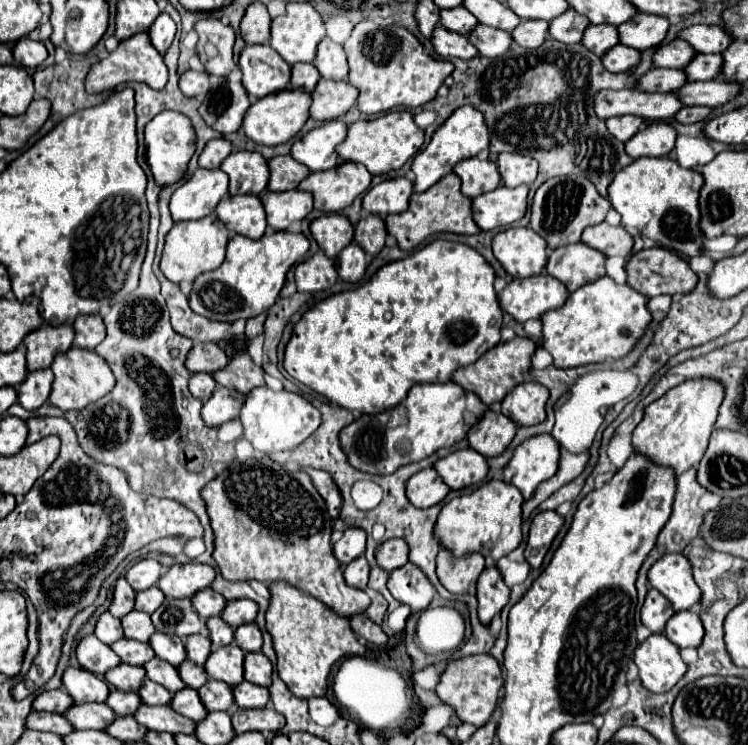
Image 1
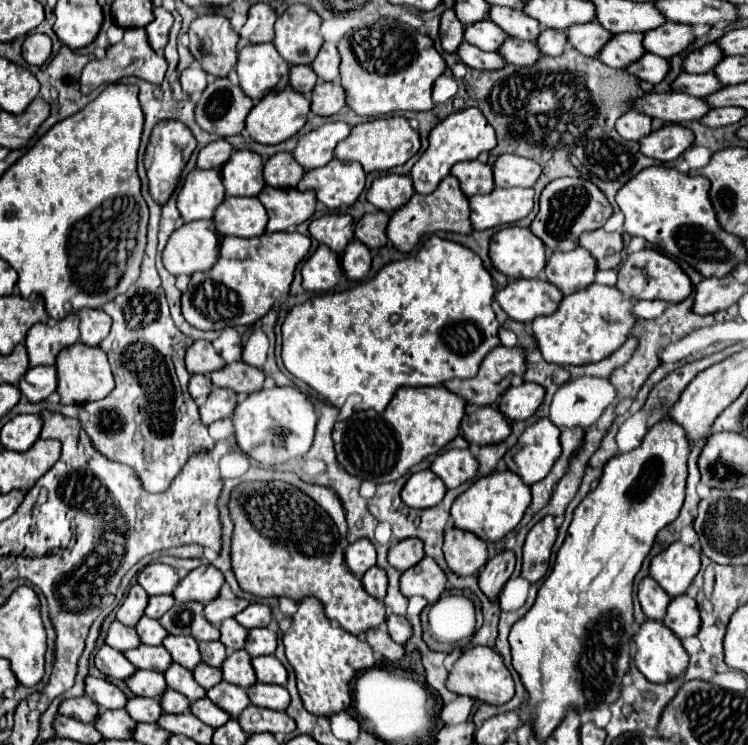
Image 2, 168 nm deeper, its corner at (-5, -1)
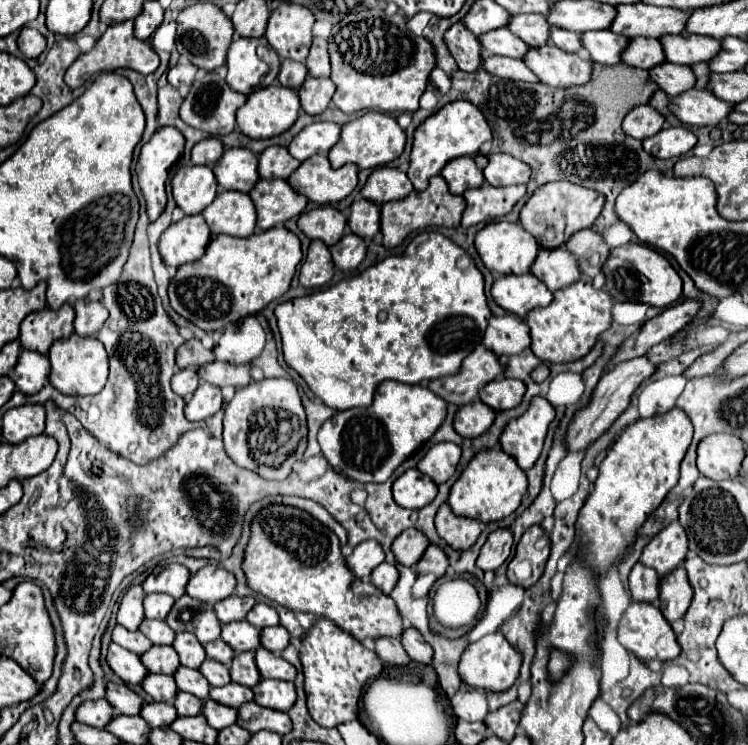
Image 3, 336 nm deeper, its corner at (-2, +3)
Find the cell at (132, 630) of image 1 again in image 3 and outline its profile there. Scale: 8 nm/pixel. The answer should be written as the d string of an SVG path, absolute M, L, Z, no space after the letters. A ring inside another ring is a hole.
M144 618L138 630L140 630L152 644L172 644L172 640L174 640L174 636L176 636L176 634L168 628L168 624L162 622L162 620L148 620L148 618Z

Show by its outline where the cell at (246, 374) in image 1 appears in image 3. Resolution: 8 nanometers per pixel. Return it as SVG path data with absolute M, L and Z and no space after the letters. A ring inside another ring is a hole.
M210 362L198 368L198 374L202 380L208 384L214 384L218 388L224 386L234 386L234 388L244 388L250 384L250 366L234 366L228 362Z

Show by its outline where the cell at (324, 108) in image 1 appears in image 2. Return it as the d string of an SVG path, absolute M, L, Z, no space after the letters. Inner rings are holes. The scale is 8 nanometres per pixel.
M323 82L311 92L311 112L317 116L333 116L345 106L345 90L341 84Z

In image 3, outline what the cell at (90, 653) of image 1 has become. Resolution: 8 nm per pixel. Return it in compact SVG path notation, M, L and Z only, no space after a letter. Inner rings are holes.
M114 642L108 648L106 662L114 670L114 674L122 678L126 684L140 684L140 680L144 680L144 676L148 674L148 670L140 662L140 656Z

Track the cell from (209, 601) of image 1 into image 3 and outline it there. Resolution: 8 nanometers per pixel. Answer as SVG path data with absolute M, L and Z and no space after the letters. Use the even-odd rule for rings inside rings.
M228 596L220 602L214 604L214 612L218 616L218 620L222 624L226 622L234 622L234 620L244 620L248 610L256 604L256 600L252 596L244 596L244 598L238 598L238 596Z

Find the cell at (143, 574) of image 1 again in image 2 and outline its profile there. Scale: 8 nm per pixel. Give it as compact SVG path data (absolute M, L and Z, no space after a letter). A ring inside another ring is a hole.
M153 562L141 570L139 584L145 588L145 592L149 596L173 594L175 586L179 584L179 576L171 566L161 564L161 562Z

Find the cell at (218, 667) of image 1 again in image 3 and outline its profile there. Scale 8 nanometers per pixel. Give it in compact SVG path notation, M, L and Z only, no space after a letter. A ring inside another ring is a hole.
M240 652L230 664L230 678L242 686L256 686L260 682L260 672L254 664L254 652Z

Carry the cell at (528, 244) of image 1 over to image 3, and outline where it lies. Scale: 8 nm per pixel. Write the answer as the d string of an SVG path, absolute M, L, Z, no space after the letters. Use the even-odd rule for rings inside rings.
M492 222L486 224L478 234L476 234L476 250L484 262L484 266L494 274L528 274L536 256L538 256L538 242L536 238L530 236L520 224L512 222Z

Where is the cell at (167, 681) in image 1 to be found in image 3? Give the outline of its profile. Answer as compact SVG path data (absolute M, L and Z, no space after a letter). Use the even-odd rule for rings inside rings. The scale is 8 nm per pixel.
M180 666L174 672L174 680L176 680L178 690L190 692L190 694L194 694L200 700L206 700L208 692L210 692L210 684L206 682L206 678L198 670L190 670L190 668Z

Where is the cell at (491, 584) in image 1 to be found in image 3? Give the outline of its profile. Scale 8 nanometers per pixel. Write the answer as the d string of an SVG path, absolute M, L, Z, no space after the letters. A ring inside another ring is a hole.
M496 530L496 532L492 532L488 536L488 542L480 550L476 566L482 572L488 572L488 570L496 572L508 560L512 544L514 544L514 538L512 538L510 530Z

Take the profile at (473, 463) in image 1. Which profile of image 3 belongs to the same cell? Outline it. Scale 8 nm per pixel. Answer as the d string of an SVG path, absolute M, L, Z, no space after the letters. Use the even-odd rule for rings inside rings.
M440 442L440 444L434 444L426 452L426 456L418 462L418 470L430 476L436 484L442 484L450 476L454 476L460 456L462 456L462 448L458 444Z

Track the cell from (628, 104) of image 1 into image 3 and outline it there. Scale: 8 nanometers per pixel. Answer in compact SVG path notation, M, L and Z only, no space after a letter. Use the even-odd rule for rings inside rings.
M686 90L674 98L670 98L670 112L688 126L714 126L724 120L732 108L732 104L718 100L708 90Z

